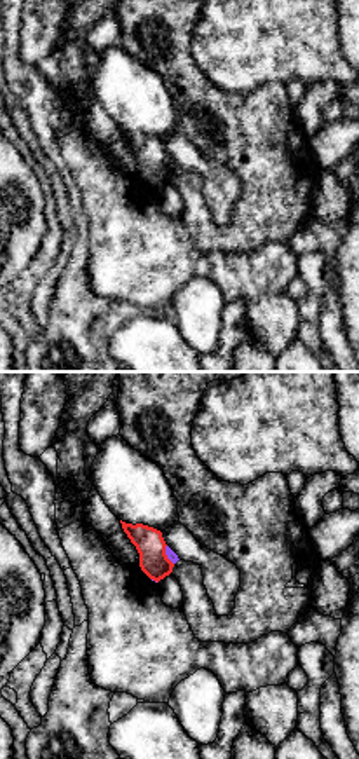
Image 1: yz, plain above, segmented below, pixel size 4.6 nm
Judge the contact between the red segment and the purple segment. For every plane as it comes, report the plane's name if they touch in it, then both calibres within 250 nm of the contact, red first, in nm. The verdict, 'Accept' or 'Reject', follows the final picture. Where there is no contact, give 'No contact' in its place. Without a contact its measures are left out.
Touches red in yz. Thickness 140 nm (red) against 50 nm

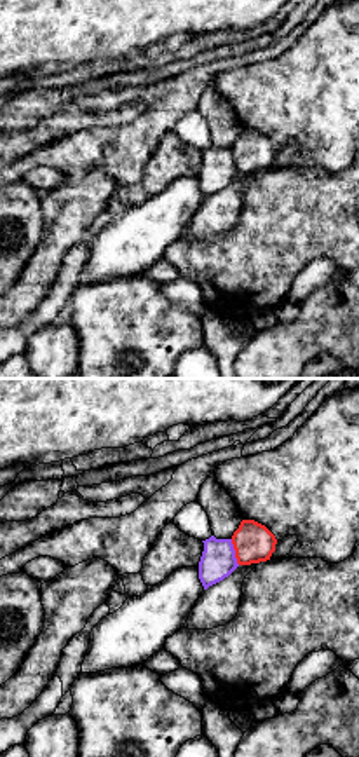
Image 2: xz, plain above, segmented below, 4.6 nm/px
Touches red in xz. Thickness 190 nm (red) against 160 nm

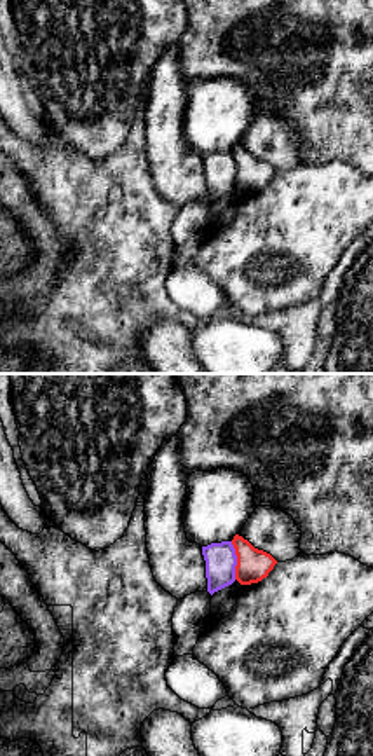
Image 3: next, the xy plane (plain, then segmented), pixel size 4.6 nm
Touches red in xy. Thickness 150 nm (red) against 140 nm

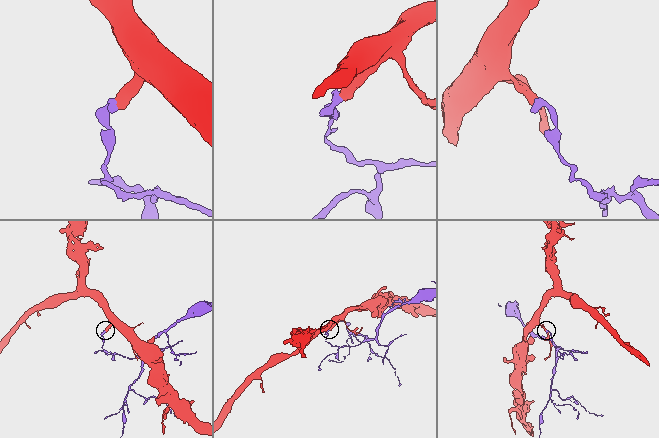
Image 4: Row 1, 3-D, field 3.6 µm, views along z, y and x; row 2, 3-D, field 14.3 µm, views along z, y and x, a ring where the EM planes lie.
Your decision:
Reject

